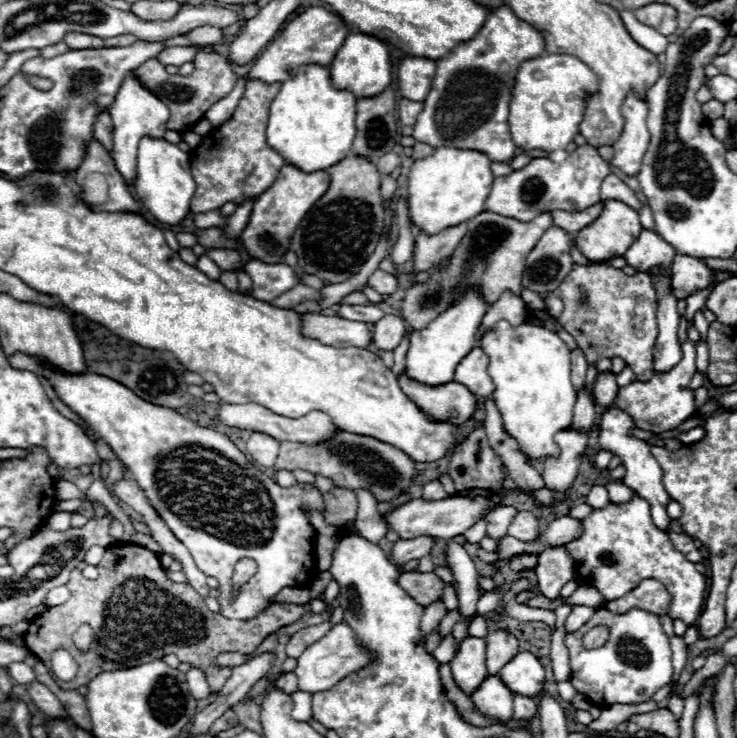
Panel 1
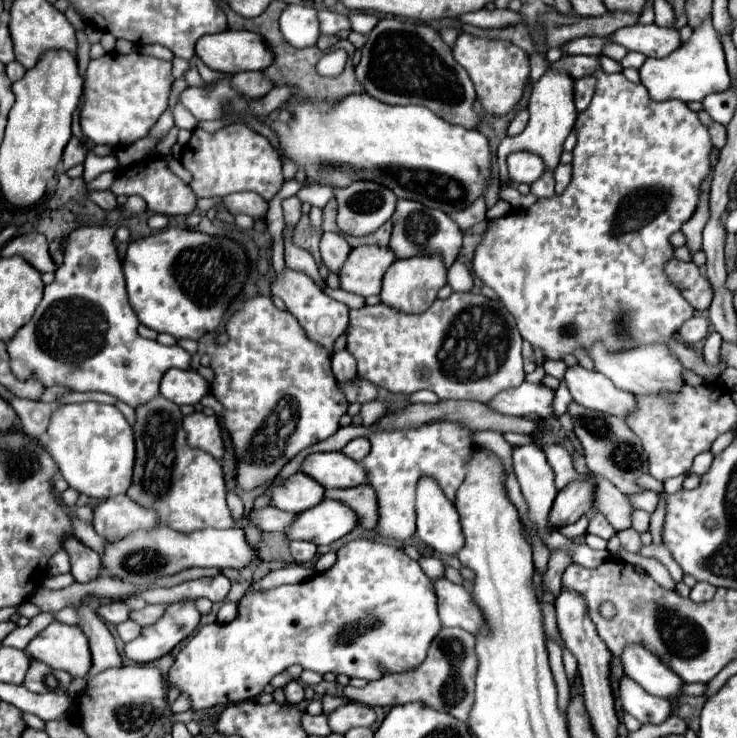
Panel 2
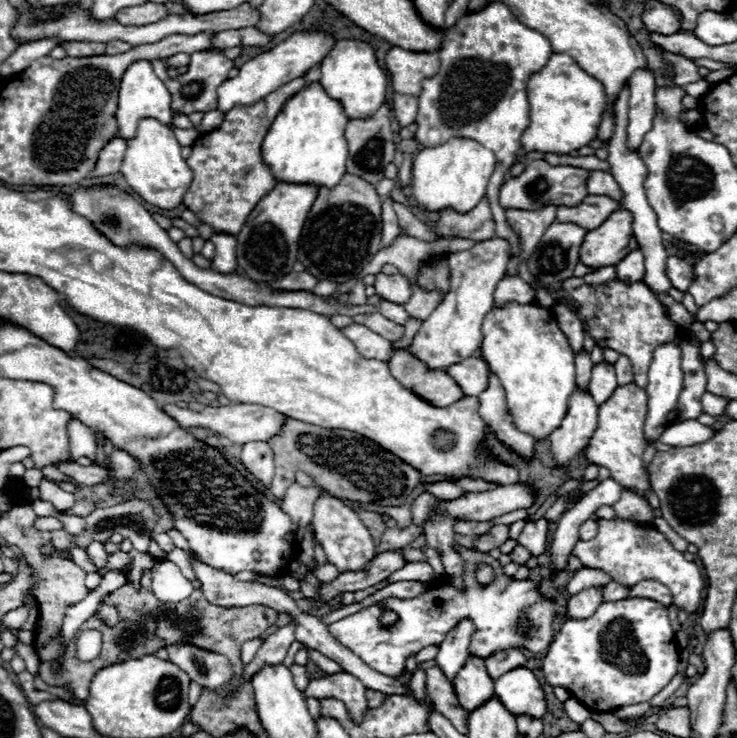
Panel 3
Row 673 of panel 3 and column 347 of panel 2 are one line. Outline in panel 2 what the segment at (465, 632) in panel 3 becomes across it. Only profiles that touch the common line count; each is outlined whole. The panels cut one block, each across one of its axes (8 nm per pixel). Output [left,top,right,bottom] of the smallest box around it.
[340,438,370,462]

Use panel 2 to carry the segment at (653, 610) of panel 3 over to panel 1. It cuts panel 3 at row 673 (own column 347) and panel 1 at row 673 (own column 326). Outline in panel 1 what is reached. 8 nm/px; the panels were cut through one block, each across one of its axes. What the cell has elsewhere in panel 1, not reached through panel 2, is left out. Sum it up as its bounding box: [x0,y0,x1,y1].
[564,608,672,706]

